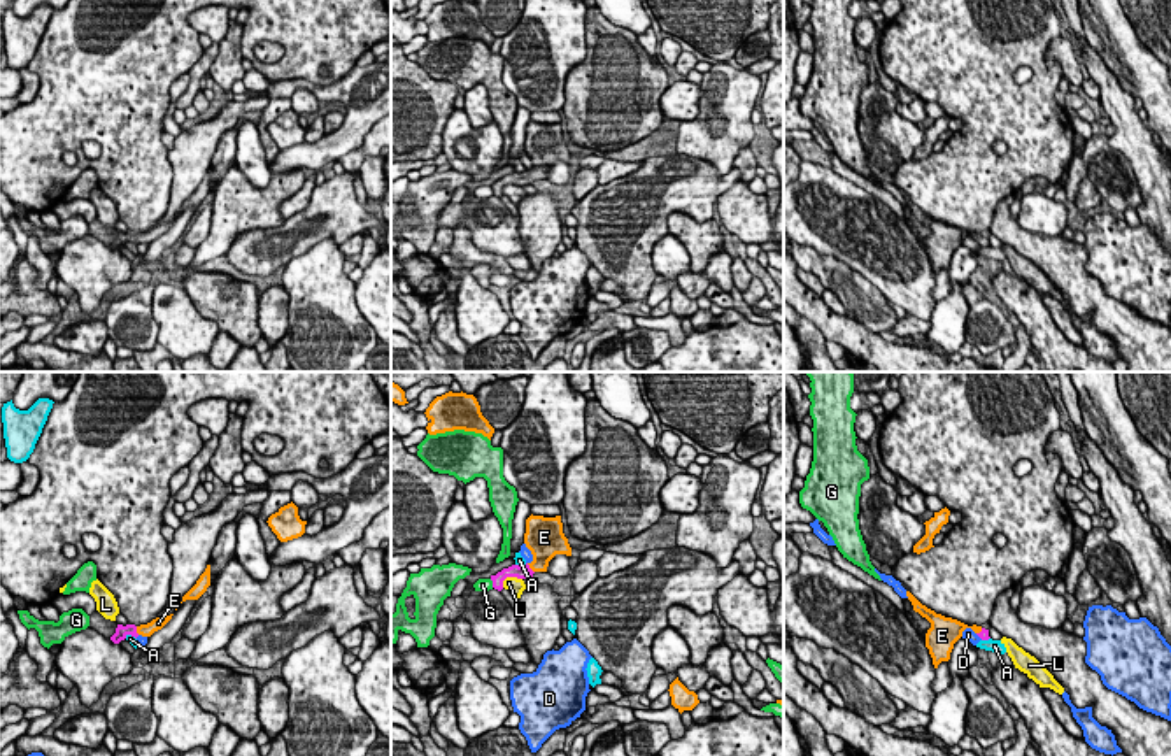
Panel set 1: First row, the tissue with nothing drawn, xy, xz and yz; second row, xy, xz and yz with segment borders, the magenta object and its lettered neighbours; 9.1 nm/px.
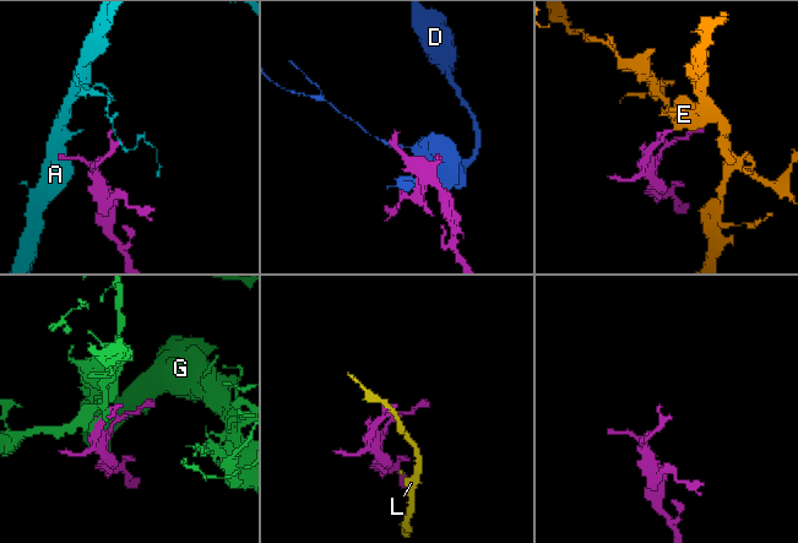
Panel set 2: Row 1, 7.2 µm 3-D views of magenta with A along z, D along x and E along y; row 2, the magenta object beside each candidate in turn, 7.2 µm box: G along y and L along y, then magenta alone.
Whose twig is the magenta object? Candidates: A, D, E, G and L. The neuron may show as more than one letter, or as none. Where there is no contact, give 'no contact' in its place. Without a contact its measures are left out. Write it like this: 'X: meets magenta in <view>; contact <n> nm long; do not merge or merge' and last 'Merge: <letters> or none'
A: meets magenta in xy; contact 120 nm long; do not merge
D: meets magenta in yz; contact 100 nm long; do not merge
E: meets magenta in xz; contact 120 nm long; merge
G: meets magenta in xz; contact 90 nm long; do not merge
L: meets magenta in xz; contact 200 nm long; do not merge
Merge: E

